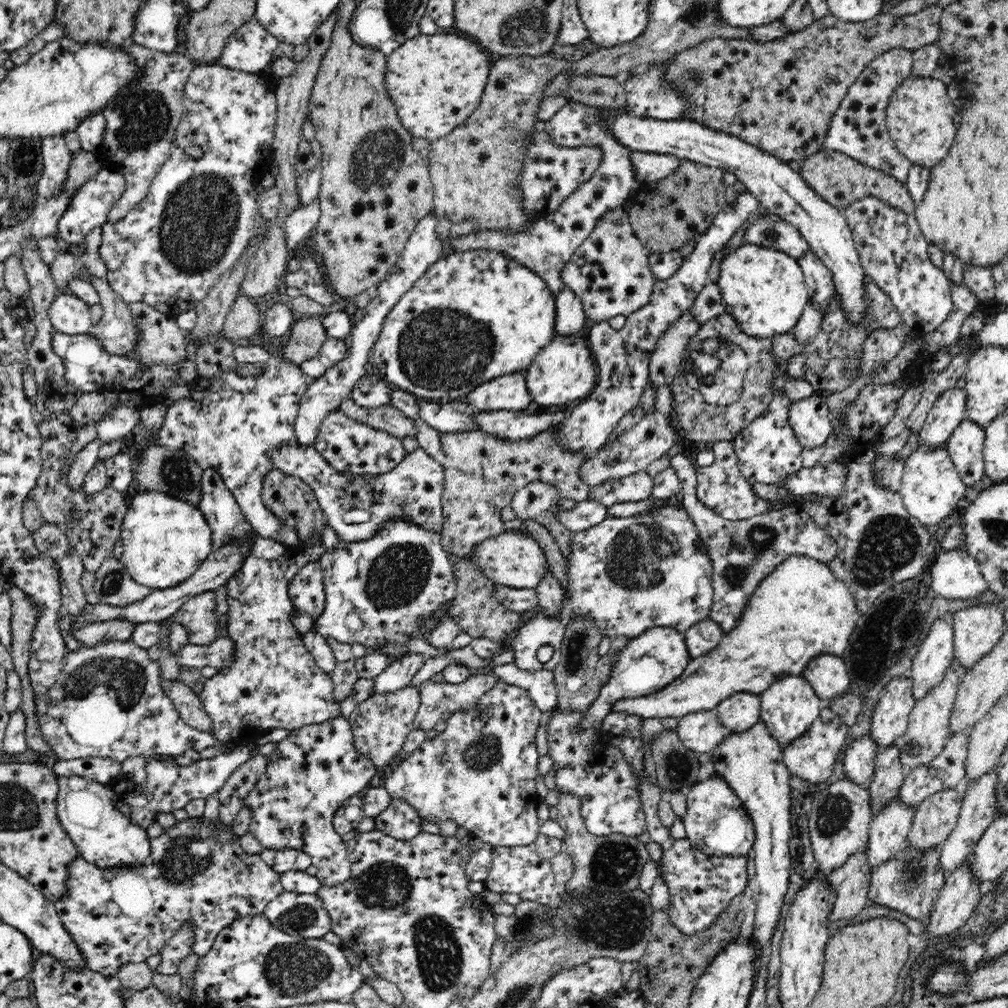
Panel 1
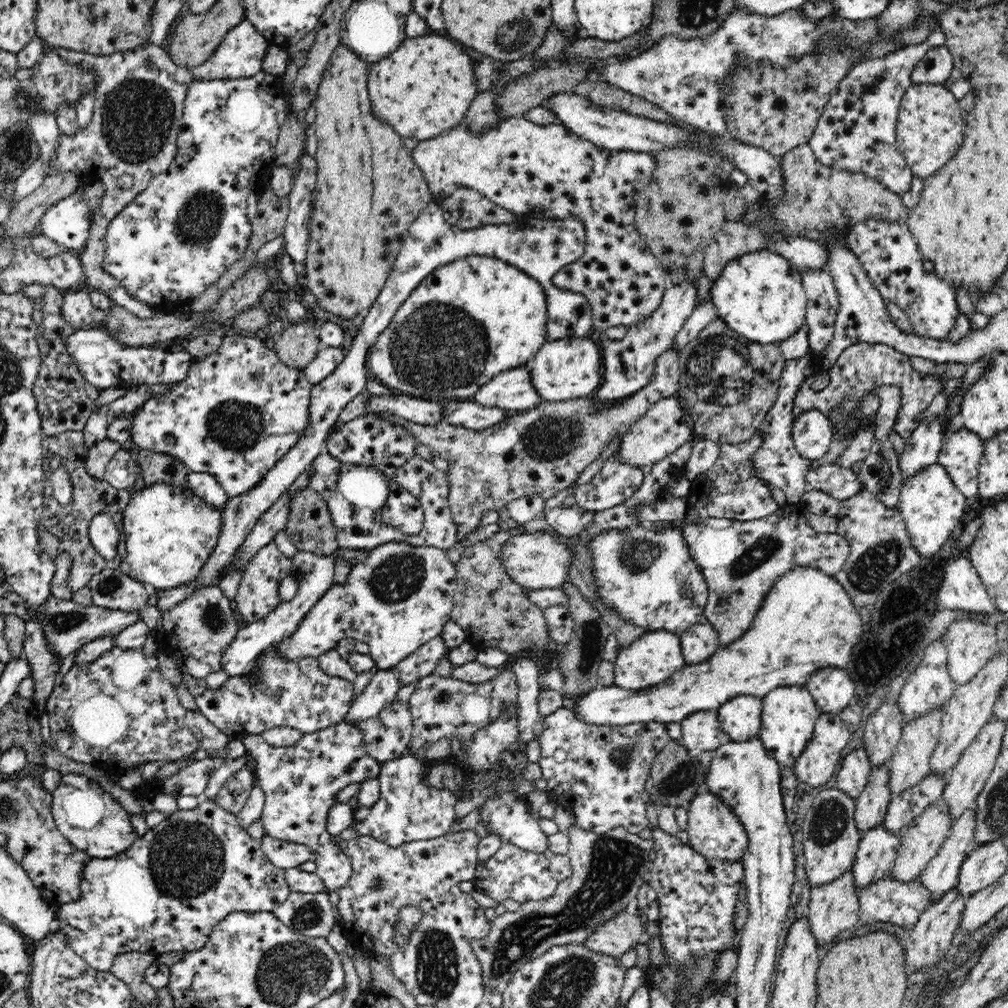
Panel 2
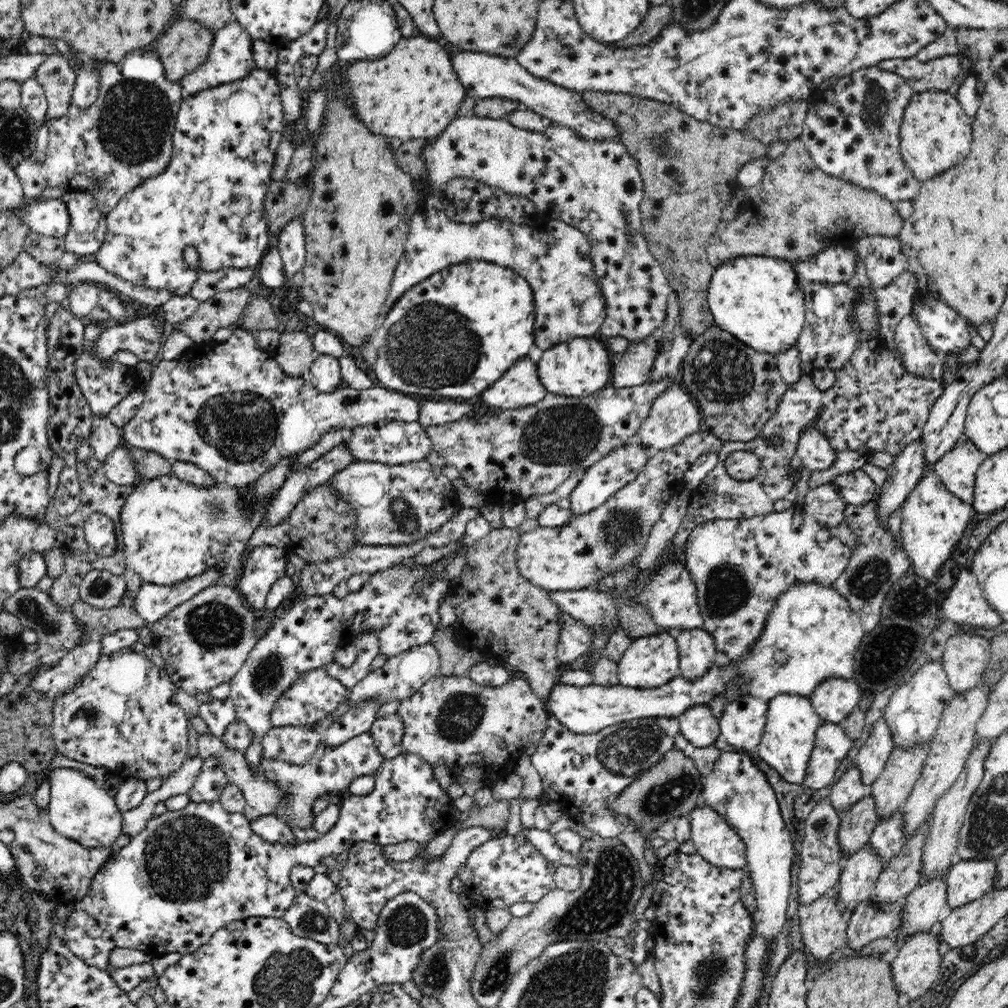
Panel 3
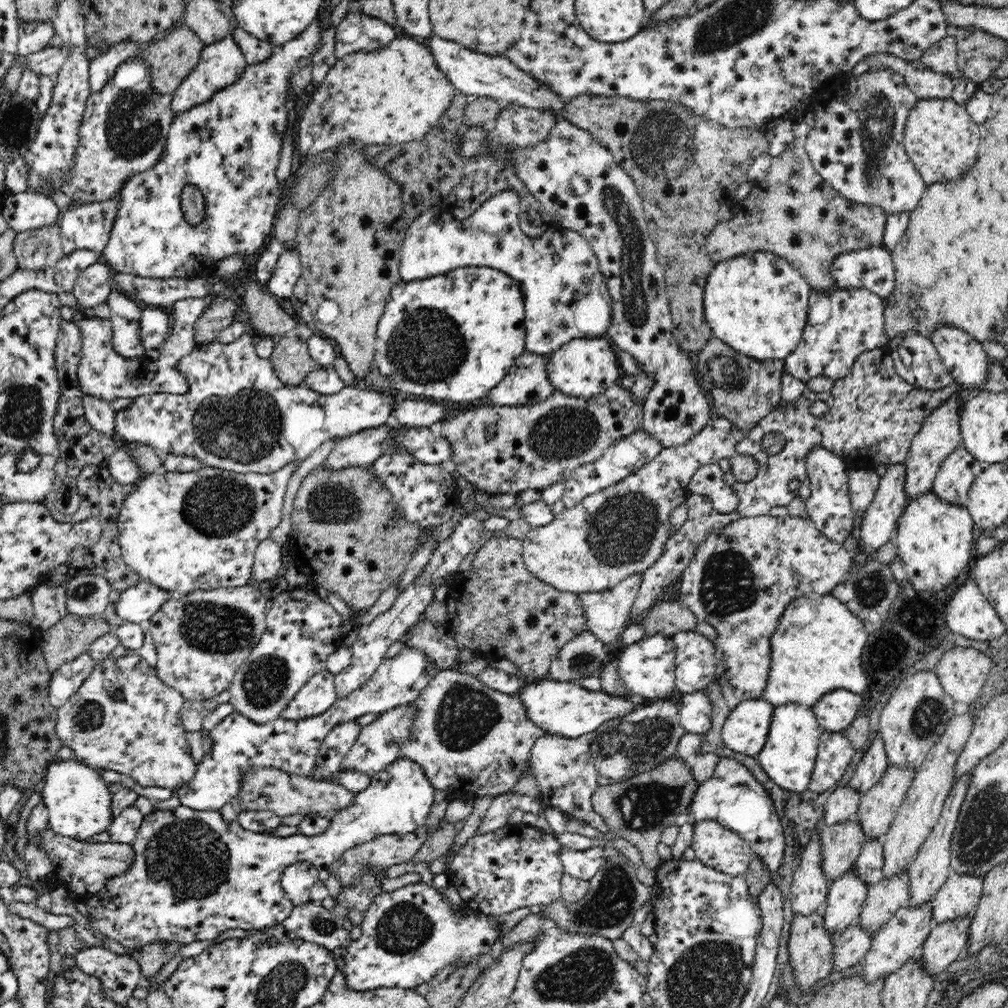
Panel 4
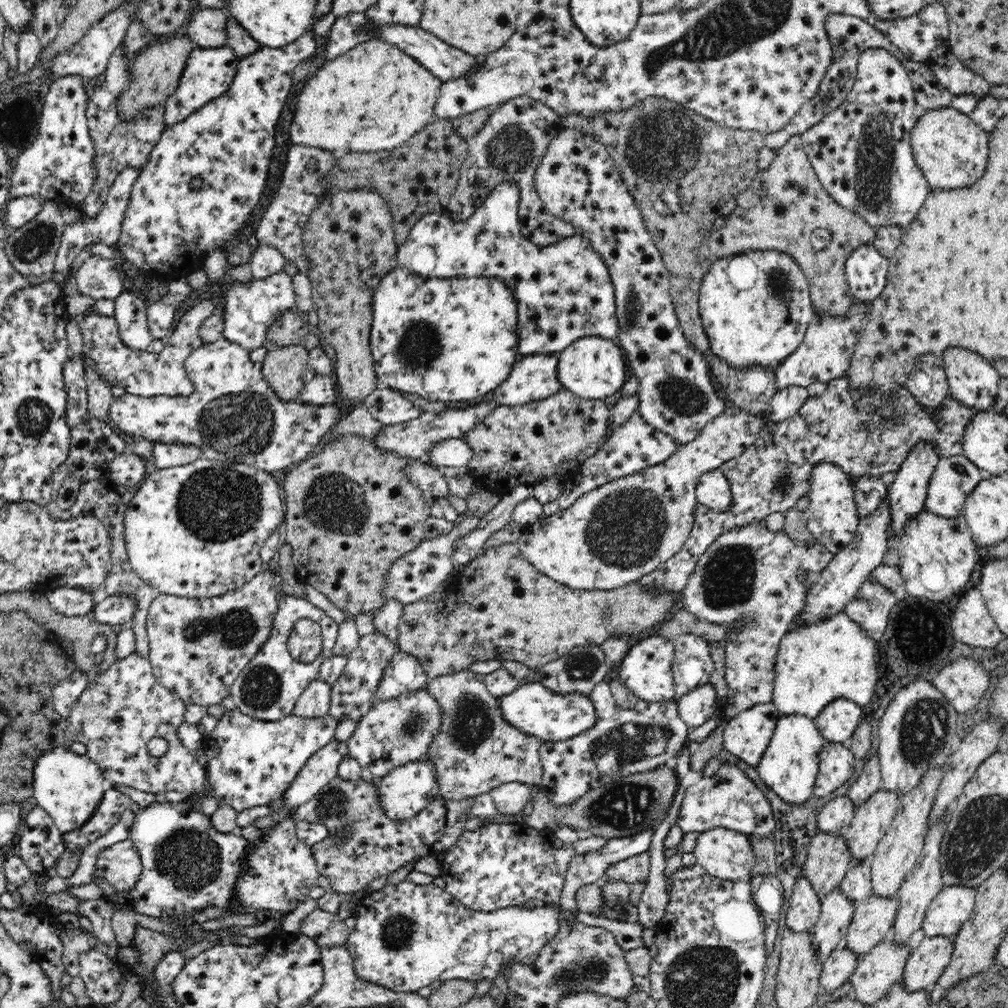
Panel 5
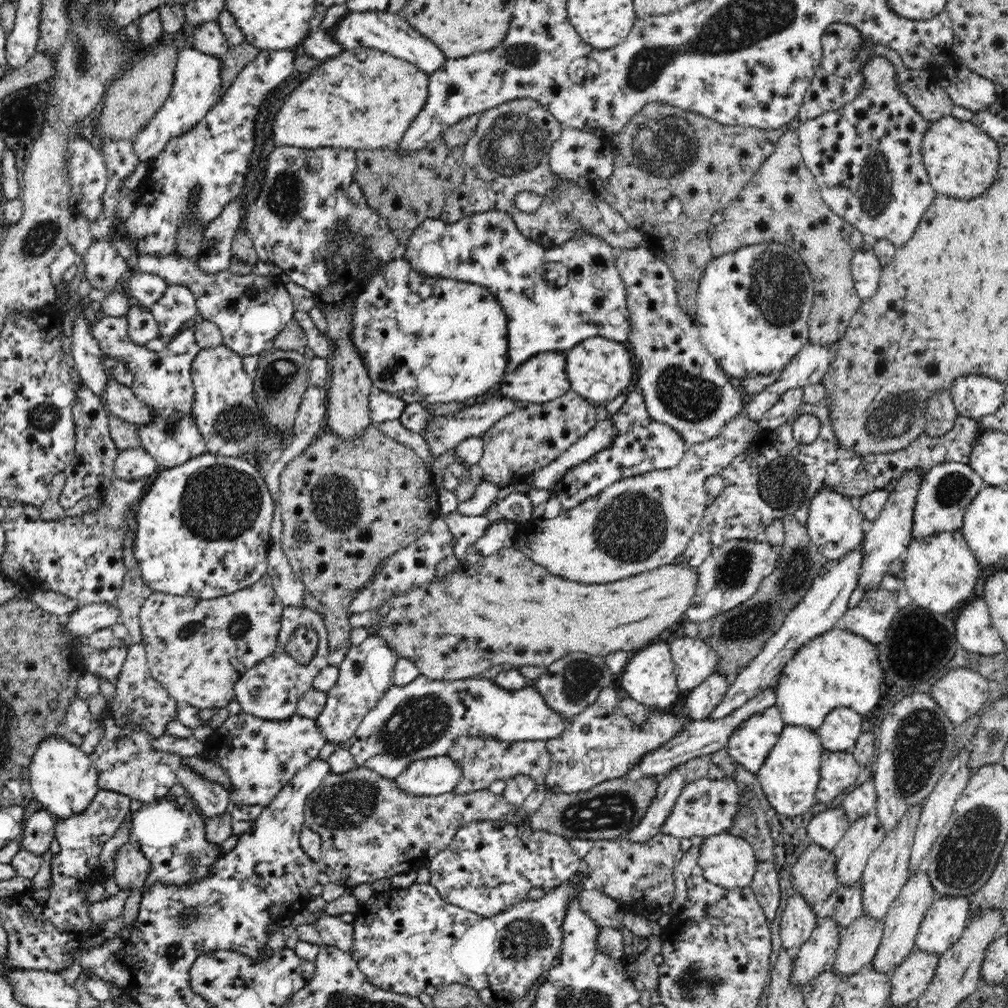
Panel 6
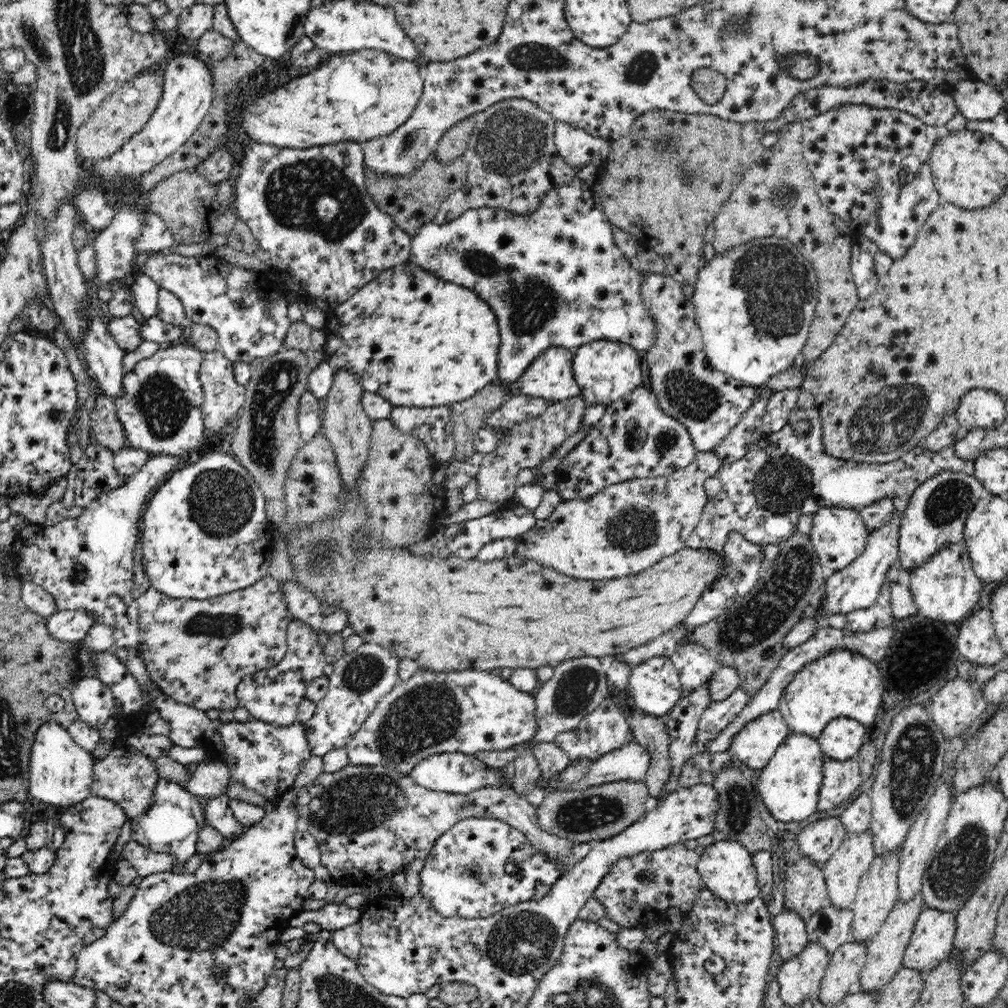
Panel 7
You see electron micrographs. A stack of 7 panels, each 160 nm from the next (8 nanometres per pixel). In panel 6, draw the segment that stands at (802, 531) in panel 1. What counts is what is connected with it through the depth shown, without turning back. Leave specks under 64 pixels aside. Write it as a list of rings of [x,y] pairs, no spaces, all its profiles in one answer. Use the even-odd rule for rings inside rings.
[[[766,539],[727,540],[715,548],[710,556],[697,567],[698,584],[692,604],[684,614],[685,620],[699,623],[728,612],[748,600],[758,590],[760,582],[776,568],[781,546],[773,546]]]

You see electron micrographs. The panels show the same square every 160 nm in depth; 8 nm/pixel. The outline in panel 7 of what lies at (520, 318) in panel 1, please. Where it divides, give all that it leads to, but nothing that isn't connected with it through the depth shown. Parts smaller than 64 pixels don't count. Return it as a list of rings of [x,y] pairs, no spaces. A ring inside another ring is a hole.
[[[412,261],[383,270],[356,294],[328,312],[324,360],[335,372],[350,372],[365,392],[382,396],[393,408],[452,406],[473,398],[497,378],[500,333],[496,315],[472,289],[444,281]]]

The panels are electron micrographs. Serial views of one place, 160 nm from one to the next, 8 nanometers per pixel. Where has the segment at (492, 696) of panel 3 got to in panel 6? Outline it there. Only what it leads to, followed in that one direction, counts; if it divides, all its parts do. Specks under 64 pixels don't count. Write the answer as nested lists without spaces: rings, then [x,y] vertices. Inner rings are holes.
[[[461,736],[448,749],[448,756],[452,757],[462,769],[460,782],[453,790],[456,794],[468,794],[482,789],[488,789],[494,780],[508,780],[526,774],[537,784],[545,784],[550,770],[552,757],[547,749],[545,740],[529,741],[498,741],[496,739],[482,739],[482,737]]]

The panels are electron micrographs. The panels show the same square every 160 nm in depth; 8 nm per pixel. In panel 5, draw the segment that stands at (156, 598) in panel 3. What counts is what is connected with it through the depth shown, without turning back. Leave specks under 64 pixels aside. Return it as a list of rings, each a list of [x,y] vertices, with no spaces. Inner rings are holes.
[[[110,596],[104,600],[94,604],[94,608],[90,610],[92,619],[104,625],[122,626],[128,625],[132,621],[132,614],[136,612],[136,601],[134,597],[128,596]]]

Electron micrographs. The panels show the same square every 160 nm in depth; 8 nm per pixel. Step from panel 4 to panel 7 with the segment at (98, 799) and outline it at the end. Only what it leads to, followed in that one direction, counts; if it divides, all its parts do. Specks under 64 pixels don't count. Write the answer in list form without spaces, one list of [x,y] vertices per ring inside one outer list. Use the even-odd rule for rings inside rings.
[[[54,721],[40,724],[34,736],[29,760],[29,794],[51,807],[72,806],[90,794],[95,761],[61,724]]]

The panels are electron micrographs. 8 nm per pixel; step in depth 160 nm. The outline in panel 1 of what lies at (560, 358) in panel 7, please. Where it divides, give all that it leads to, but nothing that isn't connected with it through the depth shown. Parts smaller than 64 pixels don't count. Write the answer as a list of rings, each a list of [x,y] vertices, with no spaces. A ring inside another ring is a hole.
[[[508,374],[480,384],[467,395],[465,401],[481,412],[513,411],[524,412],[524,408],[531,406],[526,380],[522,374]]]

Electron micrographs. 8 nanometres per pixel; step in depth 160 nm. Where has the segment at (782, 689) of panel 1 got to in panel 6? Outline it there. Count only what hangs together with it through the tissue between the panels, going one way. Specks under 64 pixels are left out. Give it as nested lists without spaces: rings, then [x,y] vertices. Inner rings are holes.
[[[785,725],[780,738],[768,753],[764,764],[757,772],[757,779],[774,810],[786,818],[802,816],[817,802],[816,791],[820,780],[821,754],[825,748],[817,731]]]

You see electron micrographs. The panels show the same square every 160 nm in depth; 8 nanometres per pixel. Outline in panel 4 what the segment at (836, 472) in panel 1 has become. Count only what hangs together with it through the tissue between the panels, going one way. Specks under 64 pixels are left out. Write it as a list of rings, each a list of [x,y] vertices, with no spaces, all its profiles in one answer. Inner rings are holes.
[[[851,469],[848,479],[852,509],[863,514],[874,500],[881,477],[874,469]]]

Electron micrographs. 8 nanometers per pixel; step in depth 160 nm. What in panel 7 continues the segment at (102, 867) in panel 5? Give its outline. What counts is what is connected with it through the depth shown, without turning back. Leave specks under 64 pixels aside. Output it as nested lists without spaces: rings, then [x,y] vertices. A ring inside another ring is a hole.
[[[132,839],[124,845],[124,859],[128,860],[143,878],[171,871],[178,865],[176,857],[164,852],[150,851],[148,847],[142,847],[138,841]]]

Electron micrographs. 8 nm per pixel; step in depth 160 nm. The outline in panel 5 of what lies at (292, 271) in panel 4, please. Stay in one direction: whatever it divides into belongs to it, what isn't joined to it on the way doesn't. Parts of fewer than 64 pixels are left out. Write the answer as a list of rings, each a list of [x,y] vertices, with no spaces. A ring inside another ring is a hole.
[[[283,271],[262,279],[250,278],[248,282],[224,279],[219,284],[213,284],[212,290],[214,292],[217,290],[217,294],[222,297],[223,338],[249,351],[264,346],[268,329],[282,316],[284,311],[296,310],[292,277]]]

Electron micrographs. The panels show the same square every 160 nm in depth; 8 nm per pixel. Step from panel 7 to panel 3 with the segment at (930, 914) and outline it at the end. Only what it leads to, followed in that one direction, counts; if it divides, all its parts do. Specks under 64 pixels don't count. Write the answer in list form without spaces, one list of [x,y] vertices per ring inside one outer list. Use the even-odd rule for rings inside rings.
[[[961,860],[955,863],[944,877],[946,903],[950,910],[989,893],[995,884],[996,866],[992,860]]]

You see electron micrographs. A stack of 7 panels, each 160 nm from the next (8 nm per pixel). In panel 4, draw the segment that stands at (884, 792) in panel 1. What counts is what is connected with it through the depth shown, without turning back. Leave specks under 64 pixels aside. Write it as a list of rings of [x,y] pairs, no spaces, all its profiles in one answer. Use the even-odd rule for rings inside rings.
[[[857,820],[823,825],[818,832],[822,863],[821,868],[828,884],[852,870],[863,848],[864,833]]]

